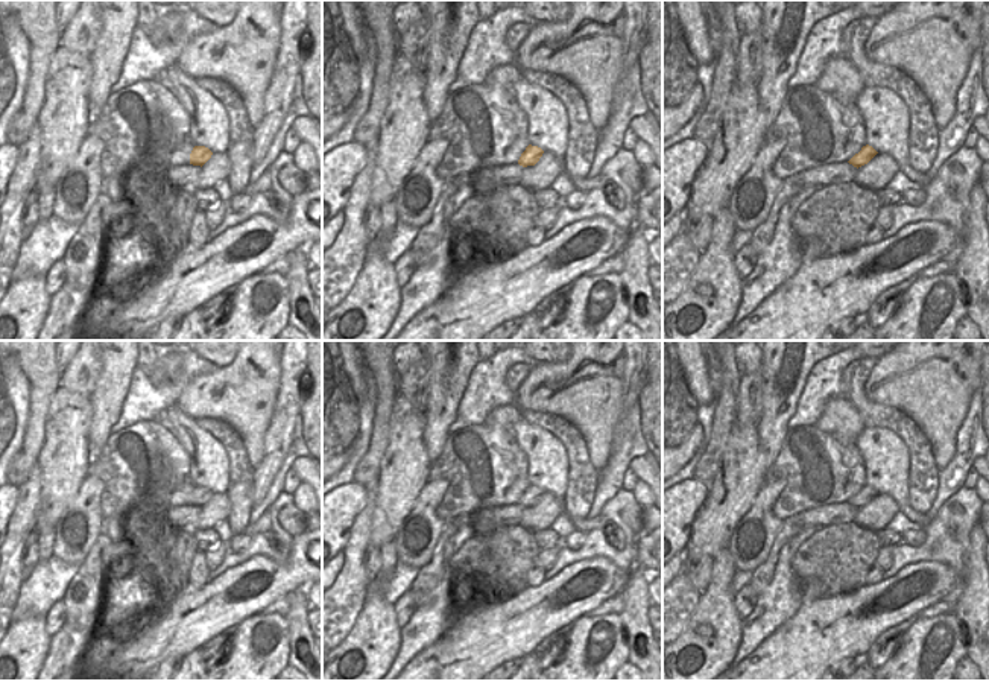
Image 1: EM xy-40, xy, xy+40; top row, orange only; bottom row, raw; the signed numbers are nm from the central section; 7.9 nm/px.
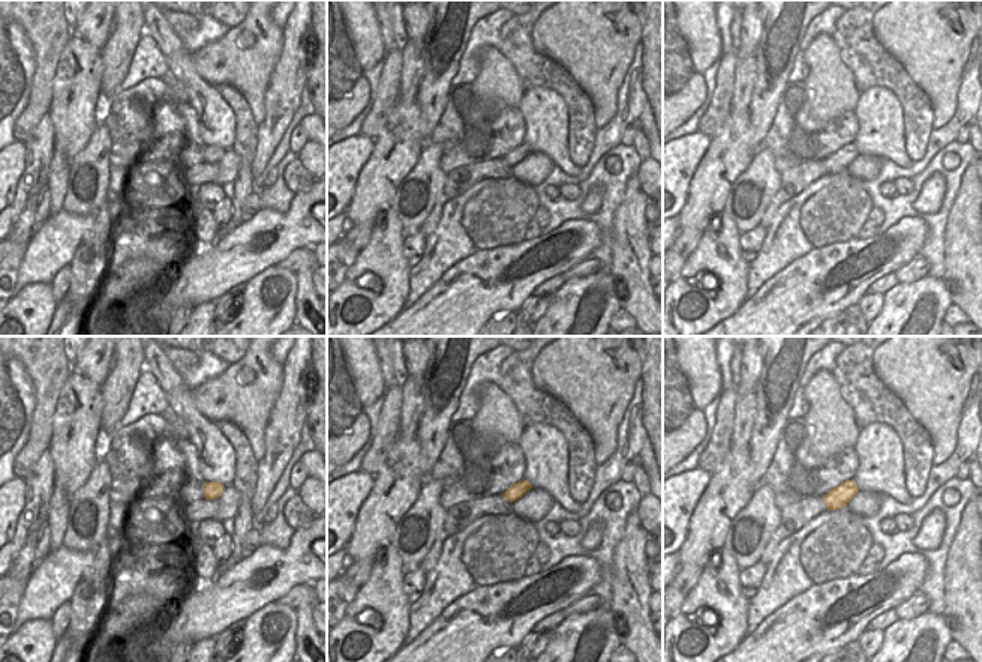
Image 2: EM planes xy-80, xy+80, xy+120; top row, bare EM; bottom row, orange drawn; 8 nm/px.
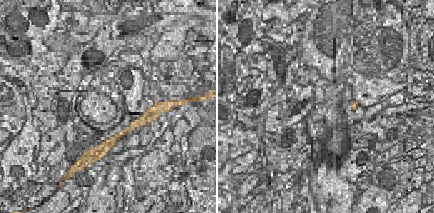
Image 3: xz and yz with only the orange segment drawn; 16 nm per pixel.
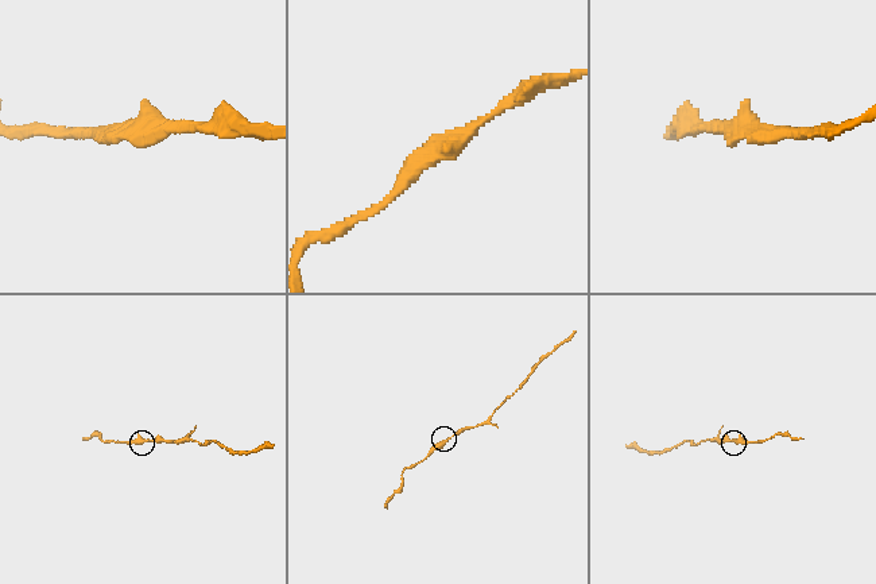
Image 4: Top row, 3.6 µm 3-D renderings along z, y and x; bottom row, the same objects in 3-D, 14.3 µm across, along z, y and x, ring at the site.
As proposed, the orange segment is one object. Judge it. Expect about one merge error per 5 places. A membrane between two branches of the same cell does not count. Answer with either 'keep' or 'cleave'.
keep

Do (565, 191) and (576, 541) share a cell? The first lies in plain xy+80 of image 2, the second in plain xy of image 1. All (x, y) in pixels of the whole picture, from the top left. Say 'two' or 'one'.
one

